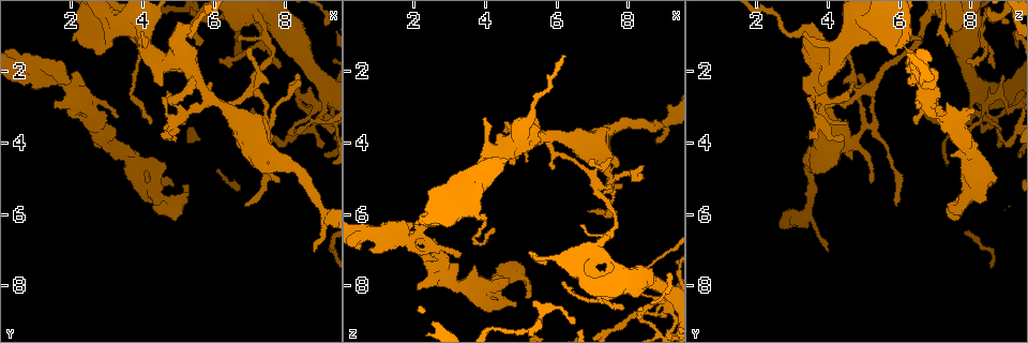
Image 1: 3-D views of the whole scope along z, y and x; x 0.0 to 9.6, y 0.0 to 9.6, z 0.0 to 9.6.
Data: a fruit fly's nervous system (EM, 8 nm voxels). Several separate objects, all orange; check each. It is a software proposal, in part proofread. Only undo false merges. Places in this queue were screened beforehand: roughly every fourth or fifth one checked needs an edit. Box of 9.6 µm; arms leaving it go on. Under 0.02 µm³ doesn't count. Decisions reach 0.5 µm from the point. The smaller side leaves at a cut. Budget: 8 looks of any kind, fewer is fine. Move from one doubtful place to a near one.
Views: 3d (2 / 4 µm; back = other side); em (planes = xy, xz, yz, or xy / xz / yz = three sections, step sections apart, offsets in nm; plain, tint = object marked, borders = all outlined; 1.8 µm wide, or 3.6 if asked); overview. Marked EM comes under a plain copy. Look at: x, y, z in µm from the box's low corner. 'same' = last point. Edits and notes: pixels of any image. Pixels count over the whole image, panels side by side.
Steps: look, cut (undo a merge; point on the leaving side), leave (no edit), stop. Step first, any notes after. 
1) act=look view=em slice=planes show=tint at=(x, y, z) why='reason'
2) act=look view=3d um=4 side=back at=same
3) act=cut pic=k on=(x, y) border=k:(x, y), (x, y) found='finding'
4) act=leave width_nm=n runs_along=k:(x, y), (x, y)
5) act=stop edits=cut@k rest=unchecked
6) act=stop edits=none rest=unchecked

act=look view=em slice=planes show=tint at=(3.35, 0.60, 5.45)

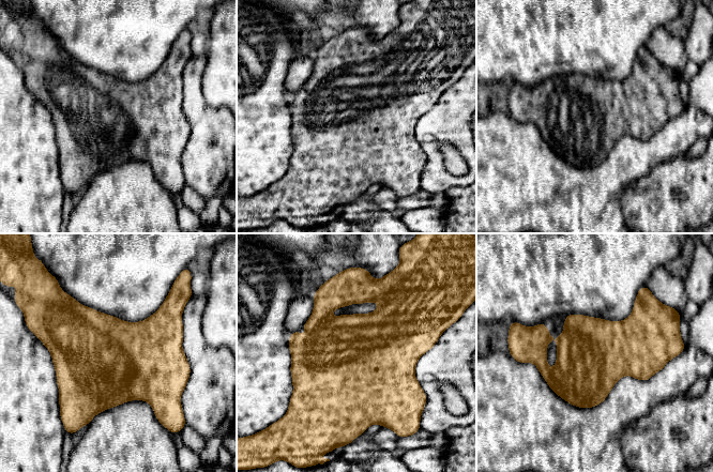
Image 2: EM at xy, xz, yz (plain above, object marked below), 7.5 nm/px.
act=leave found='continuous, no second neuron'

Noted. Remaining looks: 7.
act=look view=em slice=planes show=tint at=(1.85, 2.25, 6.65) why='arms run side by side'

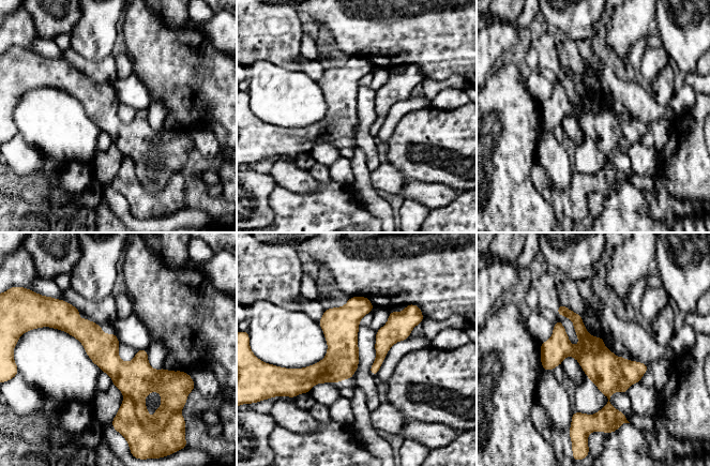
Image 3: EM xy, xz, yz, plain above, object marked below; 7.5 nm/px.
act=cut pic=3 on=(136, 379) part_leaving=3:(59, 326), (129, 377), (177, 375) found='two neurons meet here'

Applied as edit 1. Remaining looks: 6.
act=look view=em um=3.6 slice=planes show=tint at=(7.40, 4.55, 3.80) why='calibre changes'

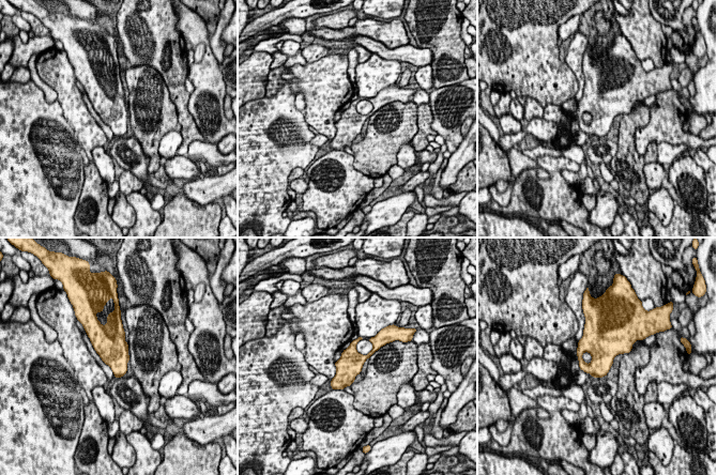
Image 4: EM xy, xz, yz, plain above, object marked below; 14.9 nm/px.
act=leave found='continuous, no second neuron'

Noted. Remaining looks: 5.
act=stop edits=cut@3 rest=unchecked

